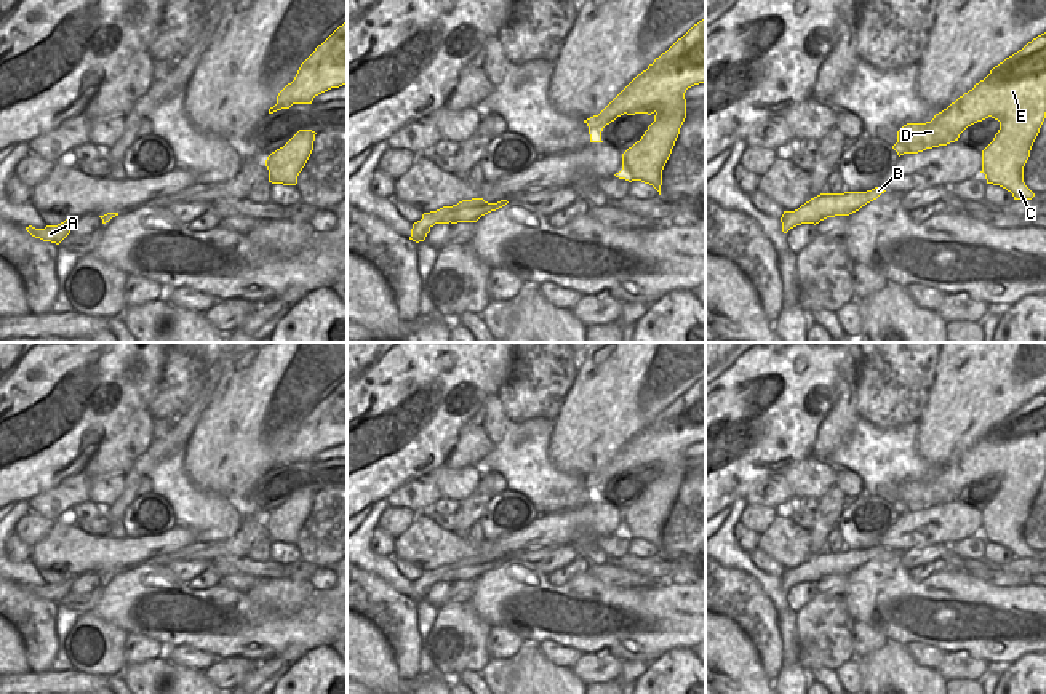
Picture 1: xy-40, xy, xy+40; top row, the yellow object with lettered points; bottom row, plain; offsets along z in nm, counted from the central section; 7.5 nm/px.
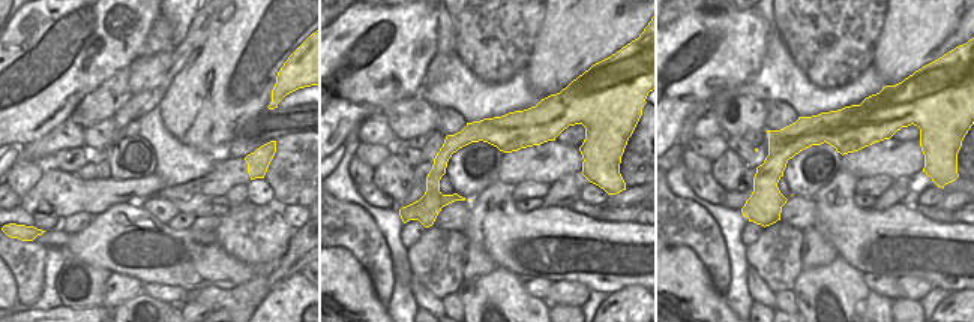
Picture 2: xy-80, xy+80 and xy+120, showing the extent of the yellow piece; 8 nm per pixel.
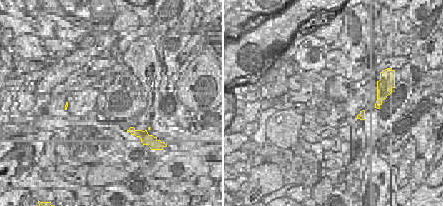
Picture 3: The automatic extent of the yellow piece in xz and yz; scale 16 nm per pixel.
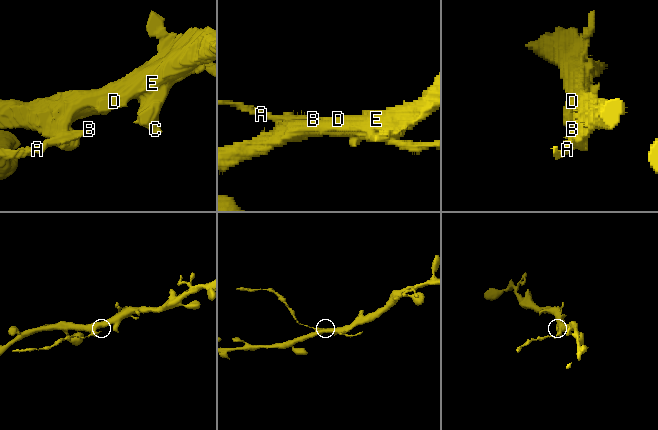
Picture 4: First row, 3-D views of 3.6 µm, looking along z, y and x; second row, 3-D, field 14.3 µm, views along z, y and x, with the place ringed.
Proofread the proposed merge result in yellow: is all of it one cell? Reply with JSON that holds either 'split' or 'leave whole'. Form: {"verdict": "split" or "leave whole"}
{"verdict": "split"}

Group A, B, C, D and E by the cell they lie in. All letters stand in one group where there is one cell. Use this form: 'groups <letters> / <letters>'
groups A / B C D E

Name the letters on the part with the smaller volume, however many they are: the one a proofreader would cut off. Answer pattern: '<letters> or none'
A

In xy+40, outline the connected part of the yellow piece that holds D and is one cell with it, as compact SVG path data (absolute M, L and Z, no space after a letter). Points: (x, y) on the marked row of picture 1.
M1046 32L1028 42L1022 50L995 66L990 74L960 96L947 109L926 123L907 123L897 131L892 149L897 155L918 154L926 149L958 141L971 125L985 118L1000 122L993 141L982 150L982 171L987 184L1000 185L1012 193L1014 200L1032 200L1035 193L1024 182L1024 166L1032 146L1046 118Z

